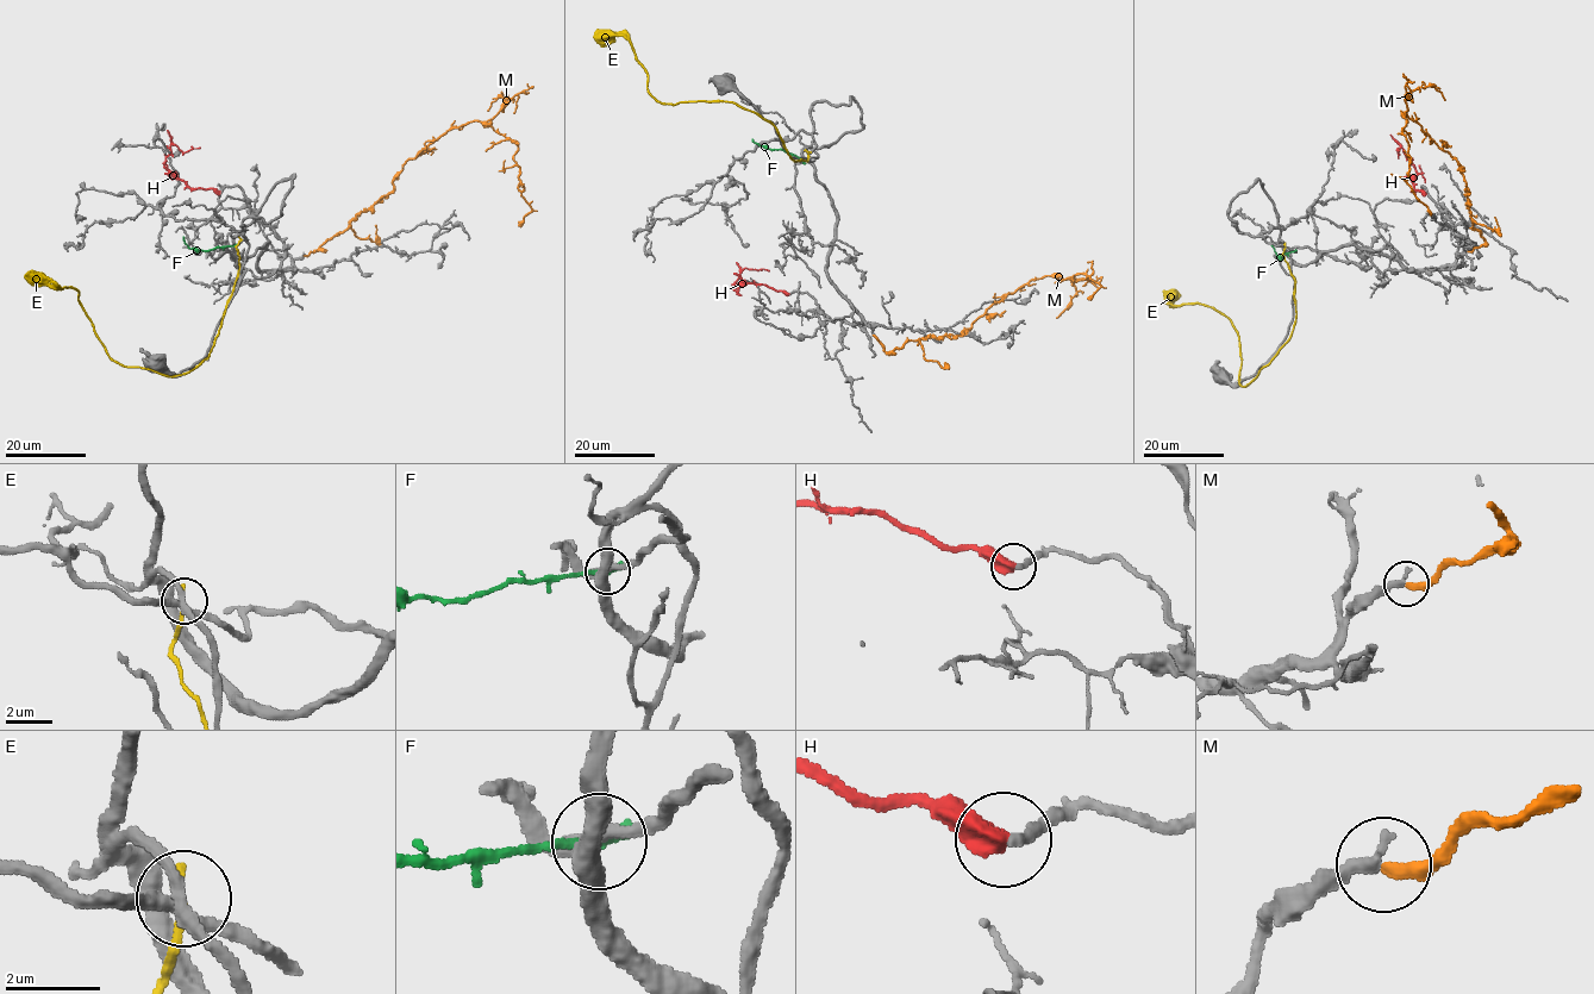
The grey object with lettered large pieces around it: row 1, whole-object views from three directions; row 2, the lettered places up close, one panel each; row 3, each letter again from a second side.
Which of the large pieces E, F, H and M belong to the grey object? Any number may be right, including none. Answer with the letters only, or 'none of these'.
H, M

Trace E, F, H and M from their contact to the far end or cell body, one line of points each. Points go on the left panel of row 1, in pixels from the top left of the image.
E: (241, 239), (238, 273), (219, 332), (206, 357), (173, 376), (117, 363), (76, 289), (38, 286), (25, 273)
F: (233, 245), (195, 250), (185, 243), (183, 236)
H: (219, 193), (212, 188), (191, 188), (164, 166), (173, 143), (183, 152), (200, 147)
M: (304, 255), (387, 195), (407, 160), (473, 122), (483, 122), (518, 147), (518, 189), (531, 208), (519, 226)

